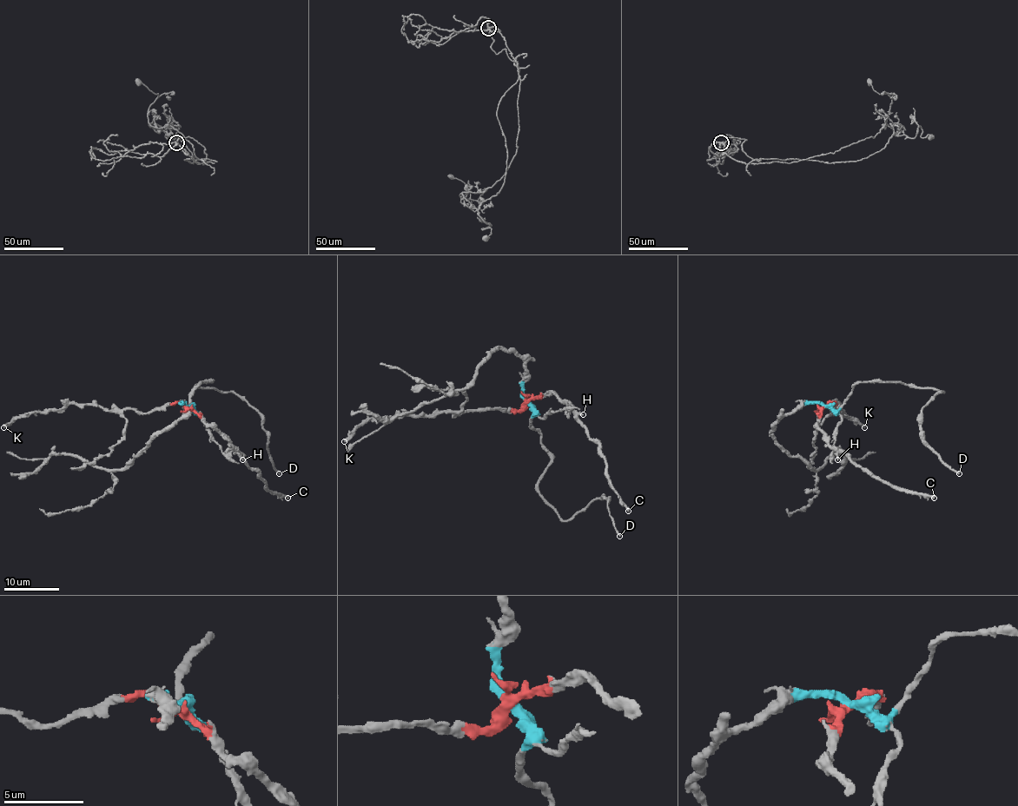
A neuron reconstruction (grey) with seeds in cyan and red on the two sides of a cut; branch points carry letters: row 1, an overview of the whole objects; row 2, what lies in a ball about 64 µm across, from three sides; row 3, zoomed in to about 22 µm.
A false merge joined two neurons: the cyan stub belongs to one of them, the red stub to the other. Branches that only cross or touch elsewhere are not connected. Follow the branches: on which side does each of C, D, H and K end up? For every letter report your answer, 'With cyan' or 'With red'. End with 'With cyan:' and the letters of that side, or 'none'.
C: With red
D: With cyan
H: With red
K: With red
With cyan: D

